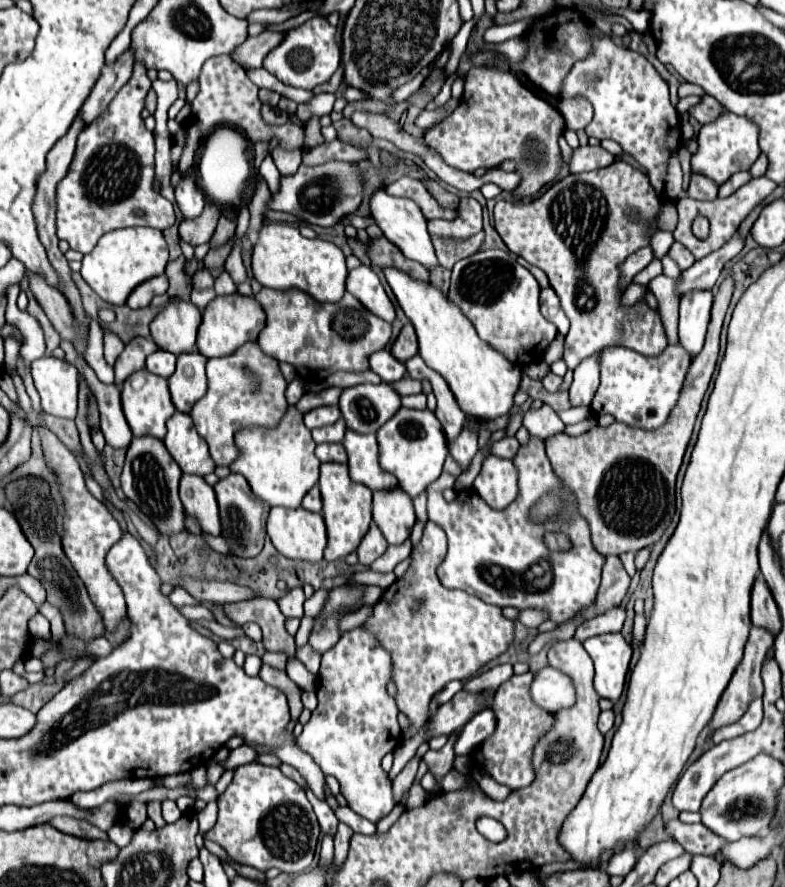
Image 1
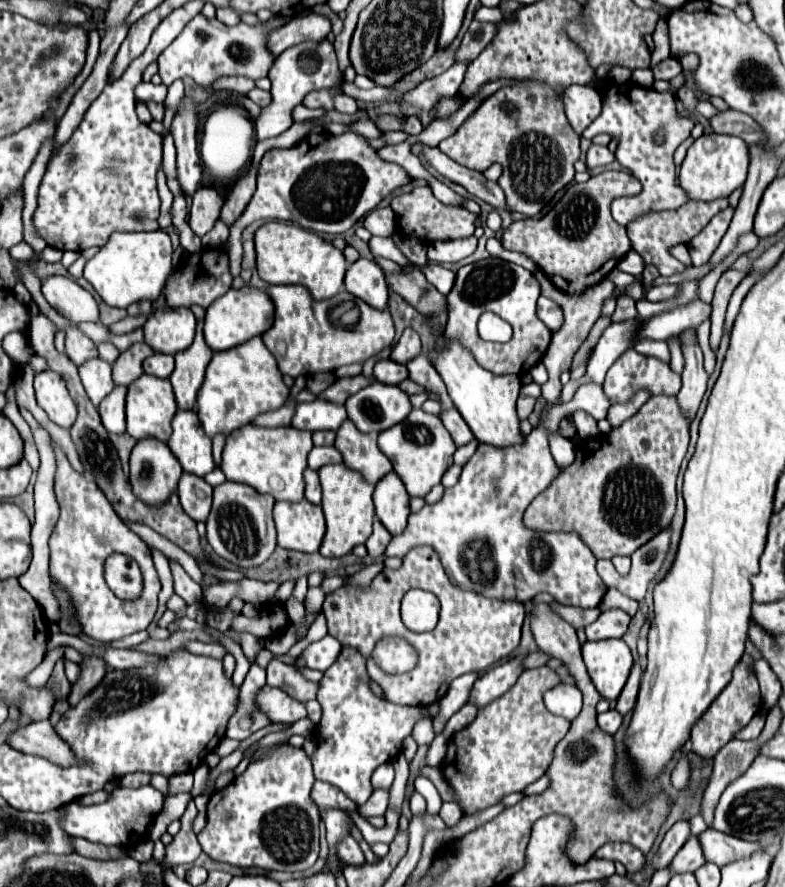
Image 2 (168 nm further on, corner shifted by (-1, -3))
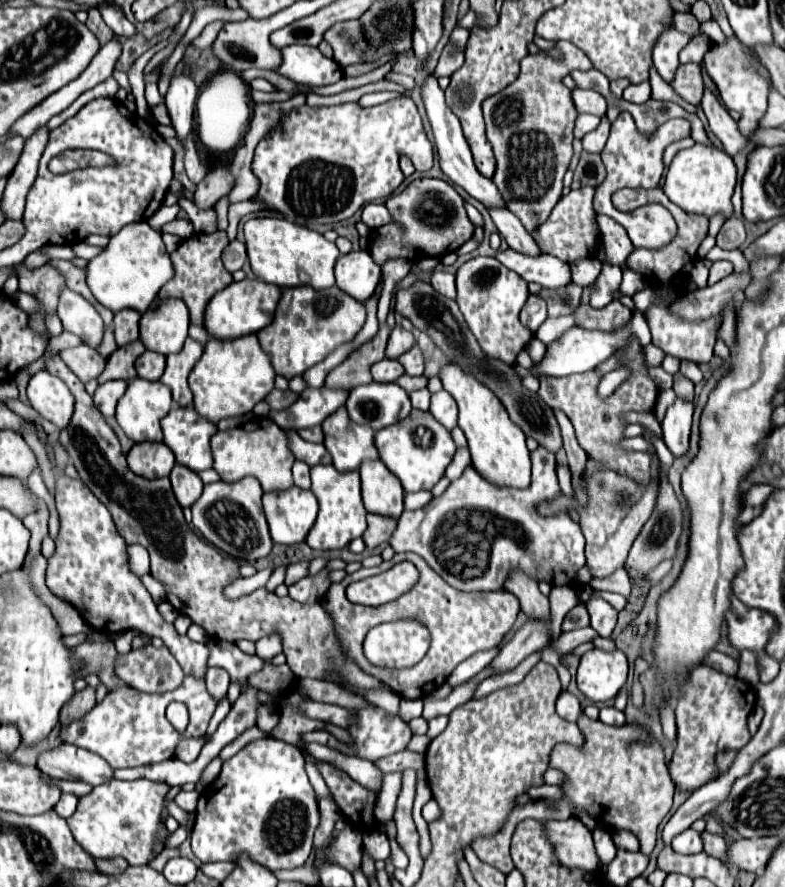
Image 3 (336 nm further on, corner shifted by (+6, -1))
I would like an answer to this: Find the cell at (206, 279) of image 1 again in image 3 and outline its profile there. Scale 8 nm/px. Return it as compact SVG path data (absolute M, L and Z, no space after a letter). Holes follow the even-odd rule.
M187 339L183 349L179 353L167 355L167 369L161 375L161 381L171 389L173 401L179 407L189 407L191 405L191 389L187 387L187 377L195 363L203 355L203 345L195 339Z

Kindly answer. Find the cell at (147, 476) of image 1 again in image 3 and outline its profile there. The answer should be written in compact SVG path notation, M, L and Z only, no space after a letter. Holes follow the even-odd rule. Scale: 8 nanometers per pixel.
M135 443L127 453L129 469L145 479L157 479L171 473L175 455L165 443Z

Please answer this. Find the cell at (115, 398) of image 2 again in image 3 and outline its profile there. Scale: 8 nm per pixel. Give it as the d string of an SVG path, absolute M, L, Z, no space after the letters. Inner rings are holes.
M109 381L109 383L103 383L97 387L93 401L103 417L115 415L115 405L117 405L119 397L125 393L125 389L127 389L127 381Z

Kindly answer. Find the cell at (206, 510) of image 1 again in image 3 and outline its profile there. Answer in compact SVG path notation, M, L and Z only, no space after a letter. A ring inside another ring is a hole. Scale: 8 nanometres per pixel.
M175 465L169 479L173 485L173 493L181 507L191 507L203 493L203 481L199 479L199 475L195 471L191 471L187 467Z

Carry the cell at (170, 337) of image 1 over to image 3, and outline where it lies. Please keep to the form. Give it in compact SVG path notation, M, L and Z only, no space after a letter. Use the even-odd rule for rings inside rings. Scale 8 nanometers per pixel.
M165 299L141 315L141 343L163 355L177 353L187 339L189 311L181 299Z

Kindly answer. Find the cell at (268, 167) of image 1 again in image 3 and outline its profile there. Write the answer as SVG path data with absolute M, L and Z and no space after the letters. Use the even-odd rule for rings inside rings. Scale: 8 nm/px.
M287 45L281 49L281 55L283 61L275 73L299 81L301 85L323 87L337 83L343 77L343 73L339 75L339 65L333 59L327 59L317 47Z

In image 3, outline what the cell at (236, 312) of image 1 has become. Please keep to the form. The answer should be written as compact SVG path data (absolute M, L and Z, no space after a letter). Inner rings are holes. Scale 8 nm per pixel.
M243 279L239 283L233 281L207 303L205 329L211 339L237 339L241 335L257 333L273 321L279 297L281 297L281 287L277 285L263 283L259 279L255 281Z

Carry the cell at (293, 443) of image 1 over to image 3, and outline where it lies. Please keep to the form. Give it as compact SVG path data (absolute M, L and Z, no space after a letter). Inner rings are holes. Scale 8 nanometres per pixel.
M261 417L259 421L253 419L229 431L217 431L211 437L211 451L215 459L213 469L221 475L223 481L239 481L251 475L261 483L265 493L285 491L293 485L291 465L295 461L295 455L289 449L289 437L269 417Z

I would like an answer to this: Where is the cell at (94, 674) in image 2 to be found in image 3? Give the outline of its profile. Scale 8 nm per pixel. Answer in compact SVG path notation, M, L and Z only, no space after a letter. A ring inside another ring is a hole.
M85 687L83 691L77 691L61 709L61 725L67 725L73 719L83 717L89 709L93 709L95 701L95 689L93 687Z

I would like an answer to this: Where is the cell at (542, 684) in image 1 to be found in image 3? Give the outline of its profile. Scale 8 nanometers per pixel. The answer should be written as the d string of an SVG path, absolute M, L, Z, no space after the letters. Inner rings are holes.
M563 691L557 699L557 713L559 717L567 719L567 721L577 721L579 713L581 713L581 705L579 705L579 699L569 693L569 691Z

